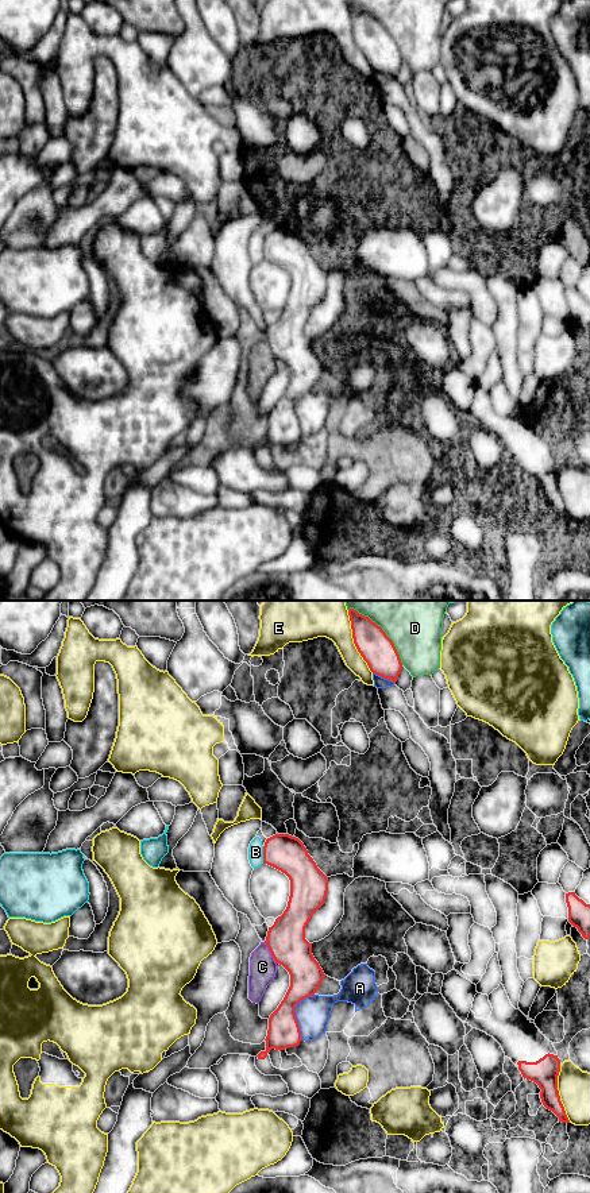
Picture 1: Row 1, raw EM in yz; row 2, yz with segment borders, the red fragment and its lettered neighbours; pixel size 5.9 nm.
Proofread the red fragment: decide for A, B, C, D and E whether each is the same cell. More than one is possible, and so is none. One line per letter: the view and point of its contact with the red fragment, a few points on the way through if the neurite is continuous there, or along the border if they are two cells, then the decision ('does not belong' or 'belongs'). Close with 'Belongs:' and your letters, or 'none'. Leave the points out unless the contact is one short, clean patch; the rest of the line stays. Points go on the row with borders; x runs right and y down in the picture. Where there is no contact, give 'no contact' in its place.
A: yz (294, 1014) | does not belong
B: yz (263, 854) | does not belong
C: yz (270, 952) | along yz (263, 942), (276, 964) | does not belong
D: yz (382, 630) | does not belong
E: yz (354, 641) | does not belong
Belongs: none

